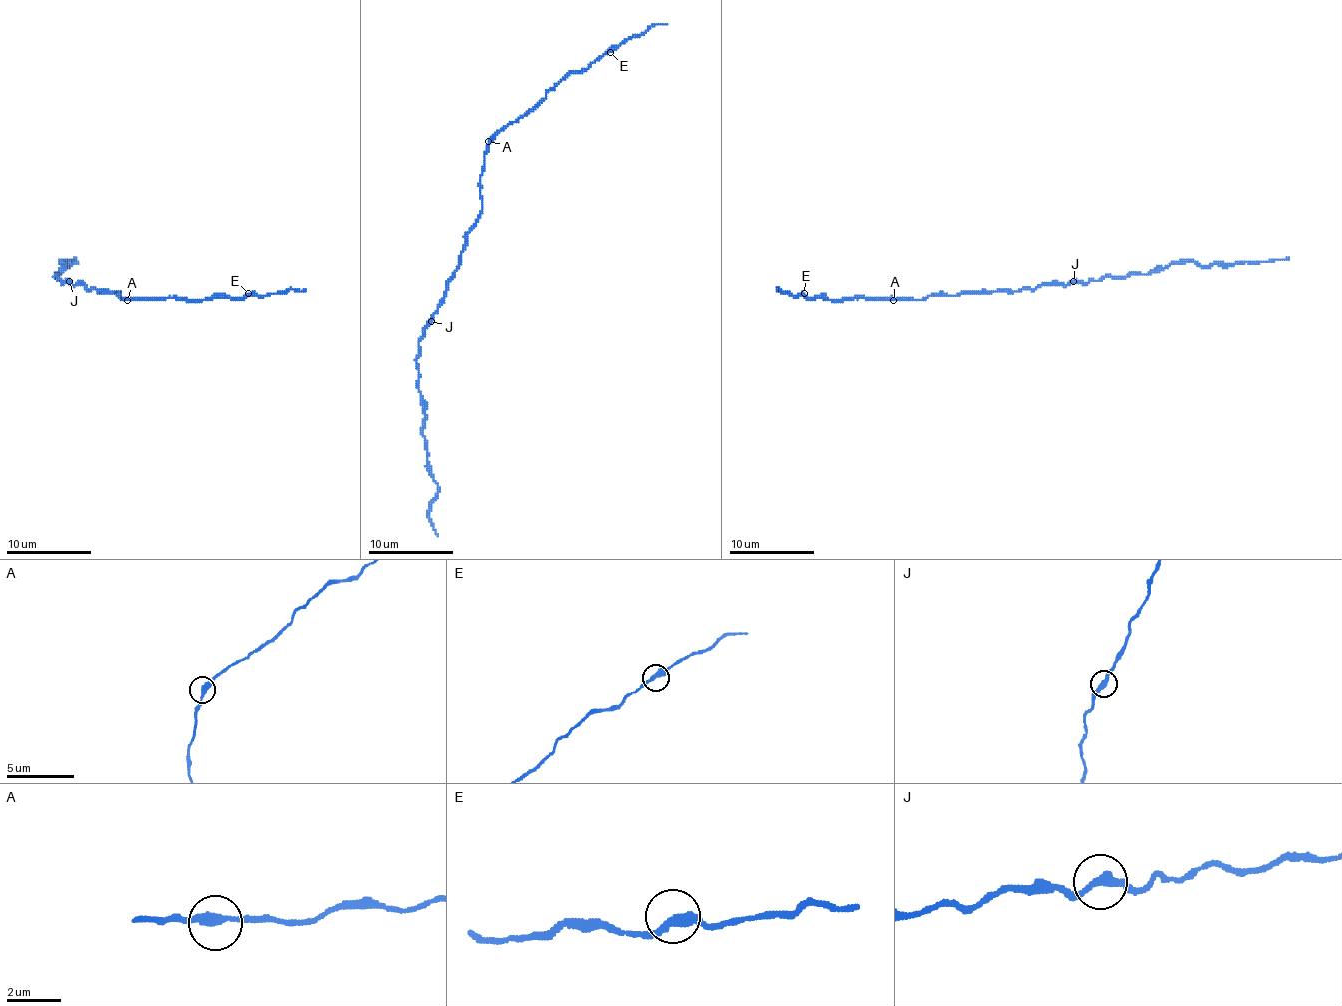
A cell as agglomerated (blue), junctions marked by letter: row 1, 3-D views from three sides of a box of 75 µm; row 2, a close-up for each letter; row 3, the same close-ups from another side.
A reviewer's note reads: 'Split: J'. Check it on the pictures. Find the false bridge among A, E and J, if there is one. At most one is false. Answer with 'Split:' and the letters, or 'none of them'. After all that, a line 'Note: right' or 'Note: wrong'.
Split: J
Note: right

